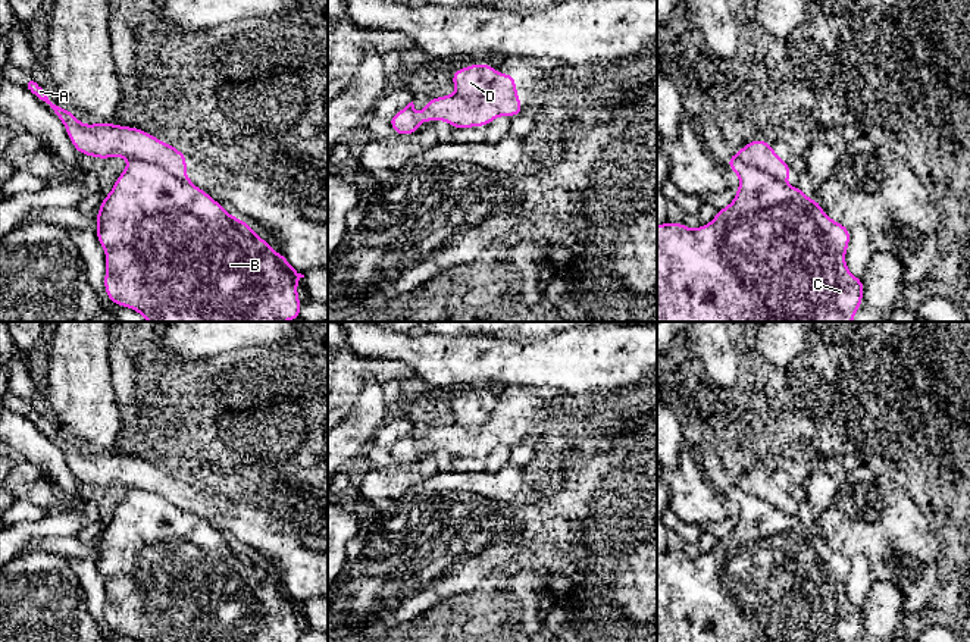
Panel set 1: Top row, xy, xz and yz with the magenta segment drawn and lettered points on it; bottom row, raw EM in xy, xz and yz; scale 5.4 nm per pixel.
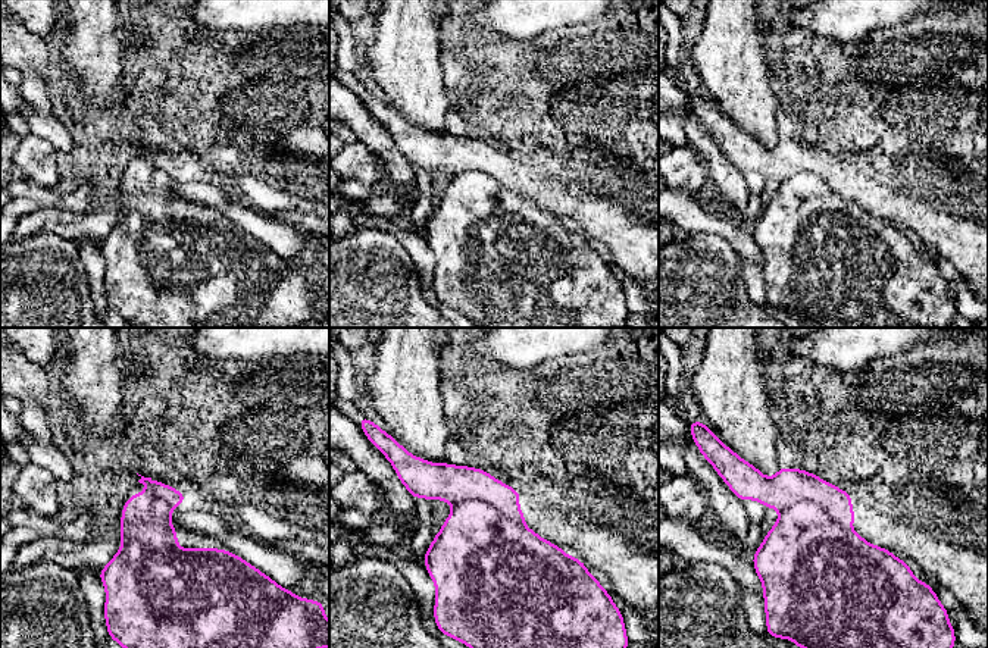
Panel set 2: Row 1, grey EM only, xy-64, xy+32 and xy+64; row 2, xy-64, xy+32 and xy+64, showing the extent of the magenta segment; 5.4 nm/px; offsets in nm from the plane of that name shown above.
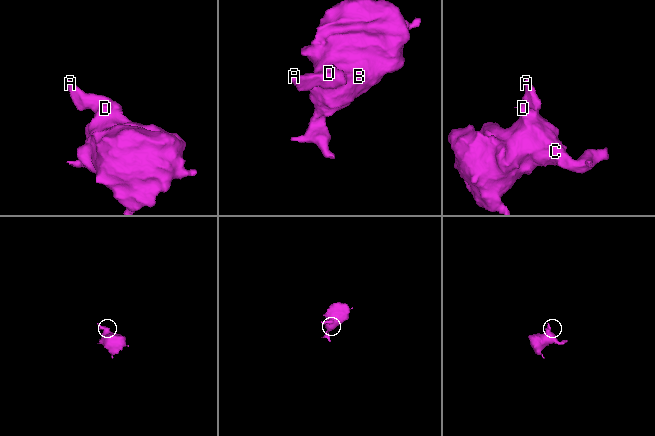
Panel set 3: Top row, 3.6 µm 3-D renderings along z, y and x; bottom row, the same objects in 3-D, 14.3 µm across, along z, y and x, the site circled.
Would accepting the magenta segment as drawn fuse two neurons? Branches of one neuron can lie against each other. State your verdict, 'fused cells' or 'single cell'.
fused cells

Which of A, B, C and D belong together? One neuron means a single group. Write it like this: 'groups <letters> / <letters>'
groups A / B C D

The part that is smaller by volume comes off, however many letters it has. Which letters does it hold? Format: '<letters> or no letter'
A

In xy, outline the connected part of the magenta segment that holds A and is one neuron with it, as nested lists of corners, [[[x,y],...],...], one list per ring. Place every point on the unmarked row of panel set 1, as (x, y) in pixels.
[[[29,410],[28,419],[57,444],[78,482],[96,488],[121,485],[128,491],[150,491],[187,513],[193,511],[185,502],[187,483],[178,480],[175,475],[165,473],[154,464],[132,455],[110,451],[84,454],[72,441],[50,429],[47,420],[37,411]]]

